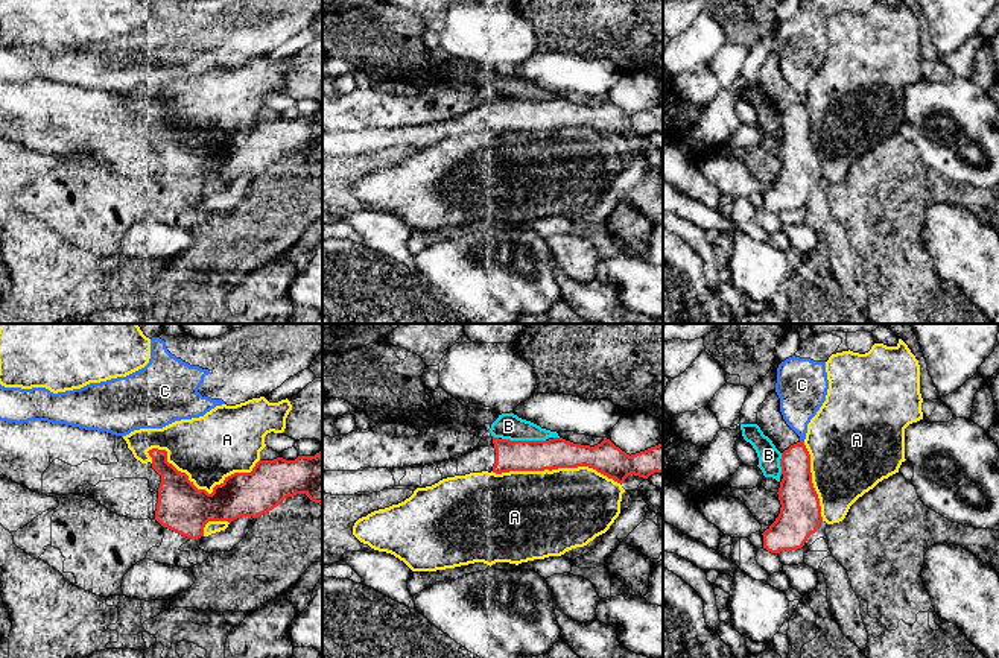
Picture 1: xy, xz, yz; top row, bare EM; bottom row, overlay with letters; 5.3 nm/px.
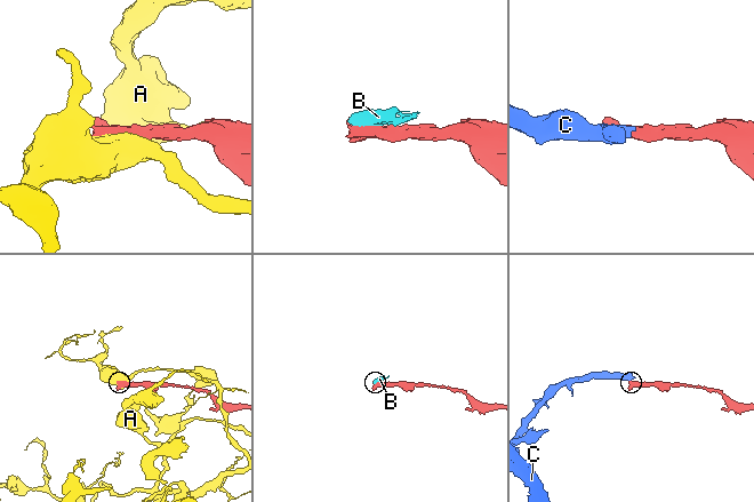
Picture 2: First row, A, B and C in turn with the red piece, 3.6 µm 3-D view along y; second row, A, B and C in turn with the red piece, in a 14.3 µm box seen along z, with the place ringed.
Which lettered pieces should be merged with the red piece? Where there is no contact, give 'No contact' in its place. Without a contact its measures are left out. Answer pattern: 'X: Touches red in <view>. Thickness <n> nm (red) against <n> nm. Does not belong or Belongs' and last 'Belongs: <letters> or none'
A: Touches red in xy. Thickness 260 nm (red) against 360 nm. Does not belong
B: Touches red in xz. Thickness 160 nm (red) against 140 nm. Does not belong
C: Touches red in yz. Thickness 170 nm (red) against 240 nm. Does not belong
Belongs: none

